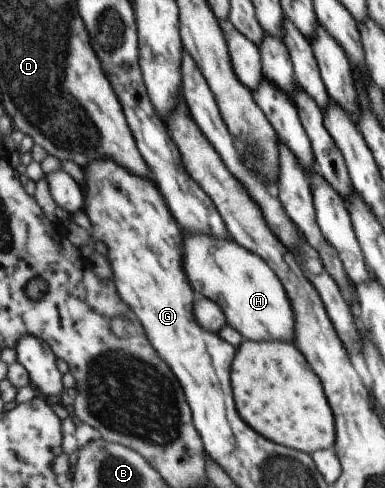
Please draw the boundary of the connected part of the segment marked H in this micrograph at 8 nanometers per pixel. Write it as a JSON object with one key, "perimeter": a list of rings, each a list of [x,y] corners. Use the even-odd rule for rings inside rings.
{"perimeter":[[[183,234],[185,256],[189,258],[187,276],[204,297],[213,299],[222,308],[226,324],[241,334],[243,340],[291,342],[295,322],[289,295],[271,268],[249,250],[237,246],[233,240],[219,240],[207,234]]]}

